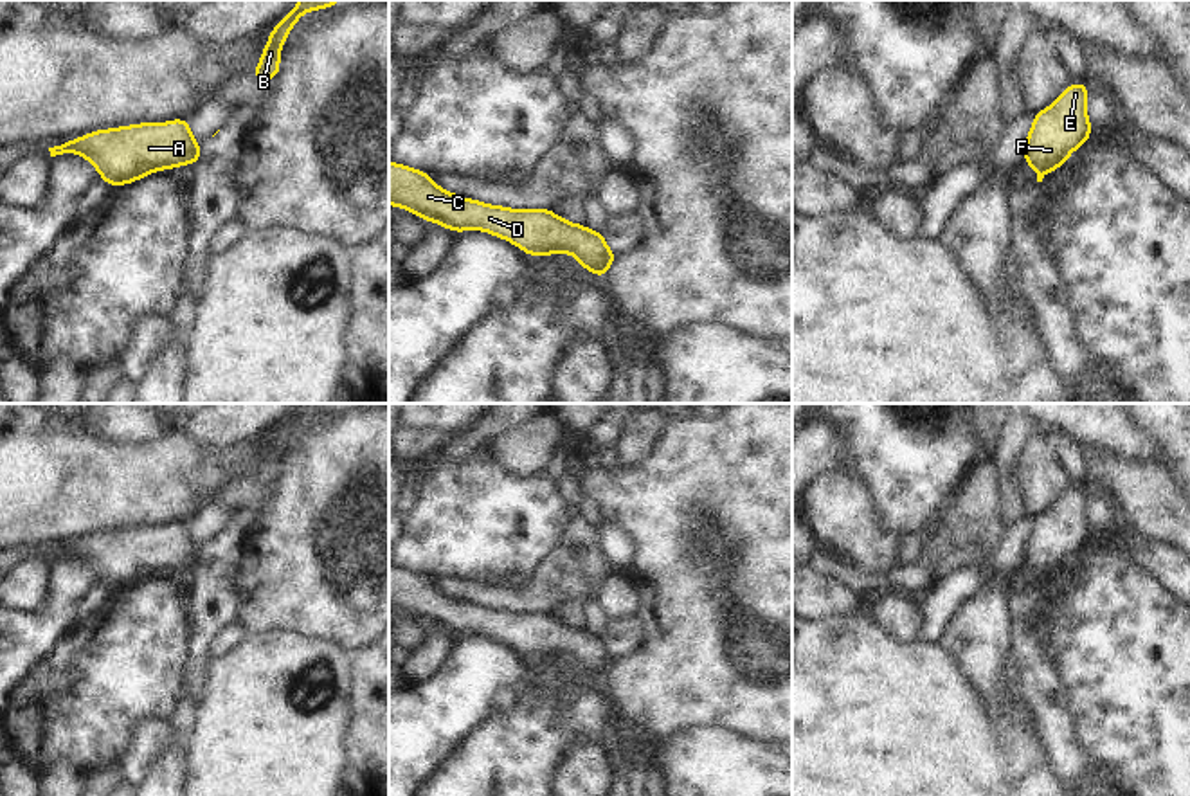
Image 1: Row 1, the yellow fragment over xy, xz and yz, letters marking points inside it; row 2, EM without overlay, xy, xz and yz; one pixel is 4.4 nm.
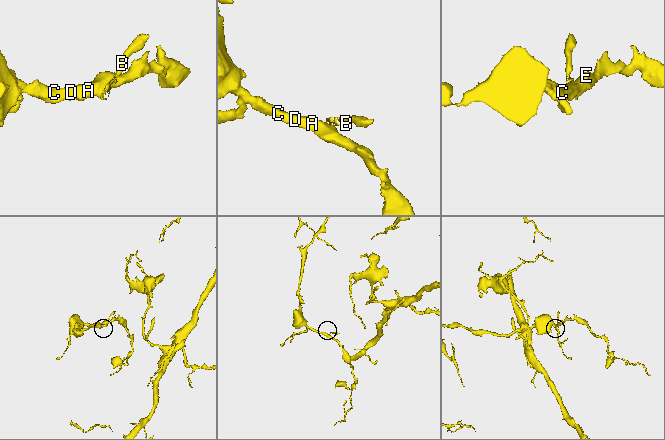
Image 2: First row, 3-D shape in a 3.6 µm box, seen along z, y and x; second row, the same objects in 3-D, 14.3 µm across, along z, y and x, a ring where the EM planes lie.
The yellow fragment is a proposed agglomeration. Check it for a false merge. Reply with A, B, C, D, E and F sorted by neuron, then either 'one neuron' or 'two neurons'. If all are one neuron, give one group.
A C D E F / B | two neurons

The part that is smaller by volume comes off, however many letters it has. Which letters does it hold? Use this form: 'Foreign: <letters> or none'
Foreign: B

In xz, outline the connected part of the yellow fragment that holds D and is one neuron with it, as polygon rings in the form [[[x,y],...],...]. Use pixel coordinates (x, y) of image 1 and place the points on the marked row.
[[[392,160],[389,162],[389,205],[407,209],[427,222],[450,229],[452,232],[484,231],[517,245],[527,256],[569,252],[580,261],[581,268],[590,270],[598,277],[605,277],[616,259],[616,254],[607,249],[605,238],[598,231],[571,223],[551,209],[508,209],[504,205],[488,205],[473,198],[463,198],[441,189],[428,173]]]

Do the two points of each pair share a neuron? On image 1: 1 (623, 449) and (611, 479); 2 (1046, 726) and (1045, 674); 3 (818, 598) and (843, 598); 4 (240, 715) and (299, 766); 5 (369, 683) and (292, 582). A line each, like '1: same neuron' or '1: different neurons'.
1: different neurons
2: same neuron
3: same neuron
4: same neuron
5: different neurons

